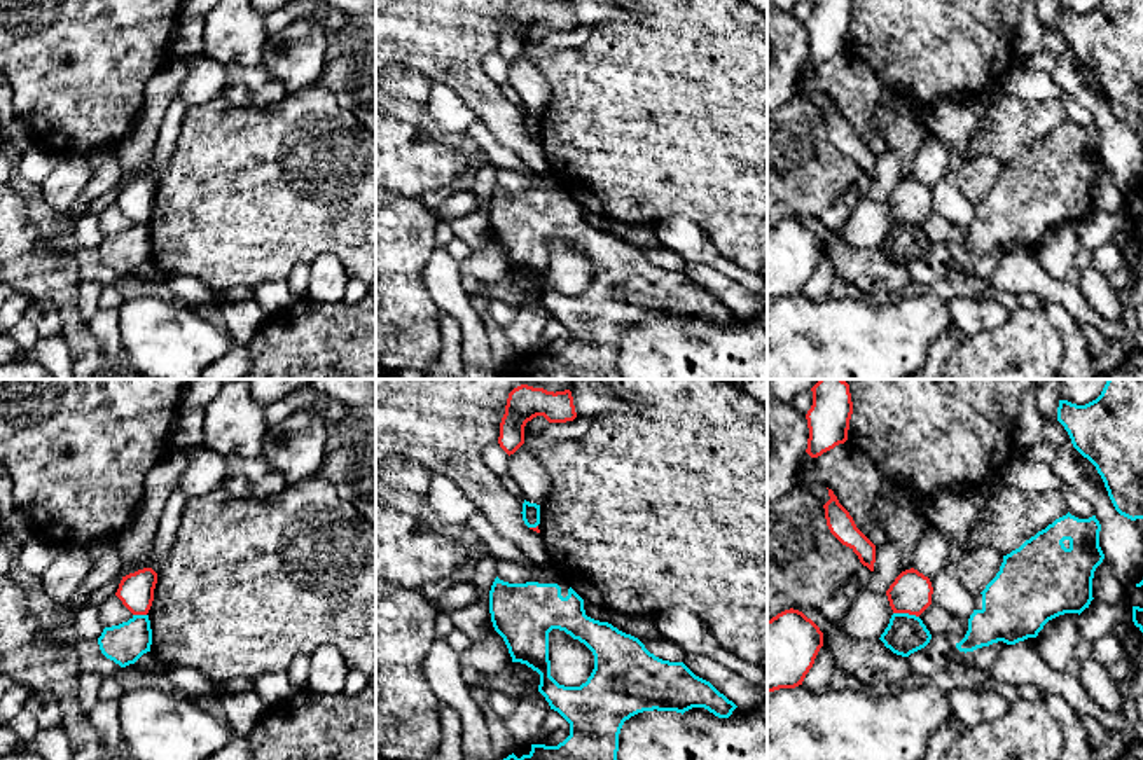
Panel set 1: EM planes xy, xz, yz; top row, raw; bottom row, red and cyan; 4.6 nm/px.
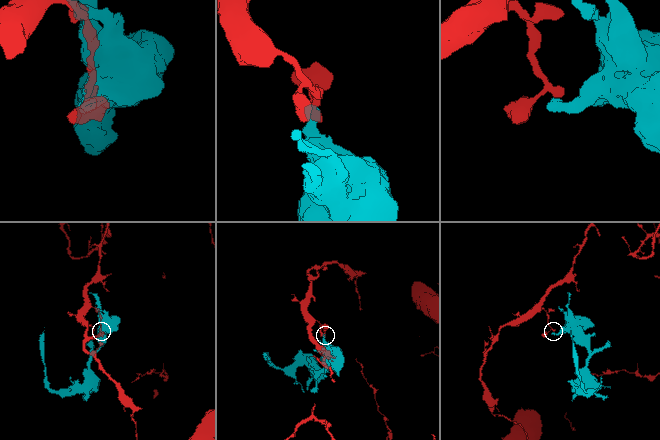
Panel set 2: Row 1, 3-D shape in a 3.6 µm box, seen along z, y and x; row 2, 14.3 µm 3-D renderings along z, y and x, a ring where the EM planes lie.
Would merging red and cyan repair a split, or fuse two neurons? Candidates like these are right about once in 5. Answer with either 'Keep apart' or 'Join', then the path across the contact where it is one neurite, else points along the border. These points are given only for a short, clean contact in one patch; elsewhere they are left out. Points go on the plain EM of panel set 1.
Keep apart. Boundary: yz (893, 221), (907, 221), (918, 226)

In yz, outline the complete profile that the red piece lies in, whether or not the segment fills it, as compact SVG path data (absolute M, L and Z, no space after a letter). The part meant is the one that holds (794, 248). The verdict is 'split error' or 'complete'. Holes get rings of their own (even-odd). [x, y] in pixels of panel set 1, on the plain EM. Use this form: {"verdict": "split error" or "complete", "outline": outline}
{"verdict": "complete", "outline": "M799 218L767 229L767 301L802 294L821 255L823 241Z"}

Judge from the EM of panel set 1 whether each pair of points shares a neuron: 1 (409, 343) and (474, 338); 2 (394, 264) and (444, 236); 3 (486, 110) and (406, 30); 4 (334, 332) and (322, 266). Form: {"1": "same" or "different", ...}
{"1": "different", "2": "different", "3": "same", "4": "different"}

